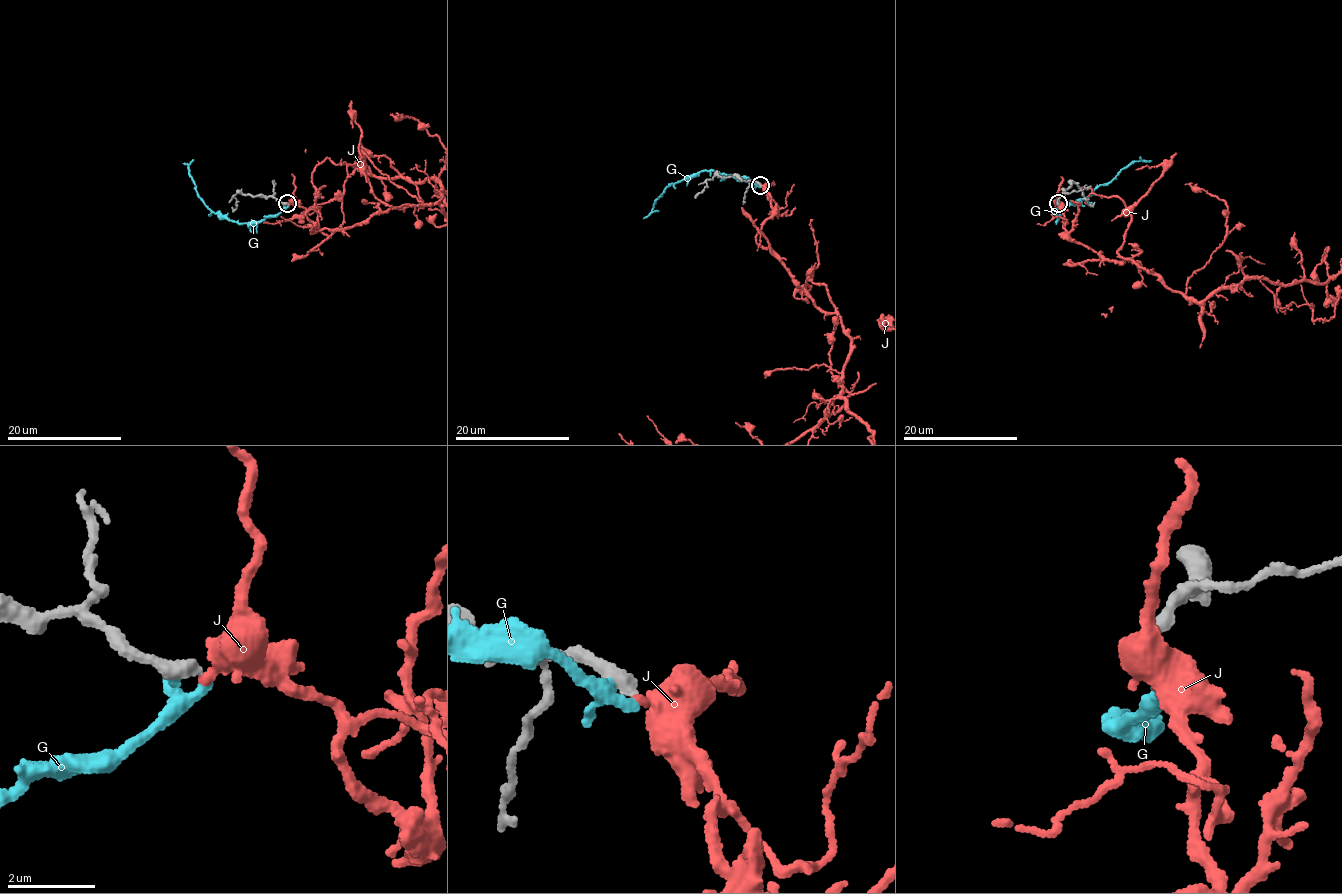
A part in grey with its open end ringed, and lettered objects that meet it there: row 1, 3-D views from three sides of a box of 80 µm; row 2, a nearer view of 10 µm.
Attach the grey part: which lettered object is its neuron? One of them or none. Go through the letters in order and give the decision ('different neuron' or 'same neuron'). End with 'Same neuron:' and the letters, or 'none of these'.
G: different neuron
J: different neuron
Same neuron: none of these

